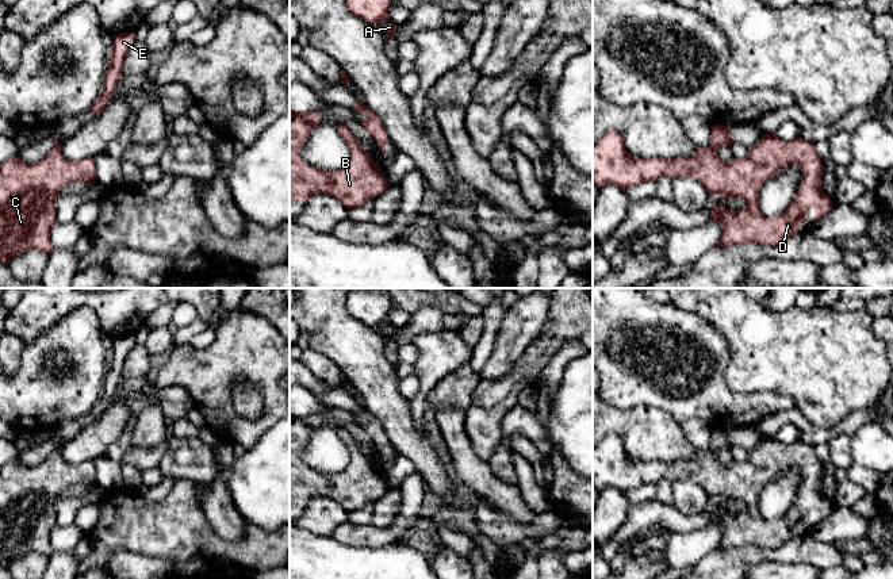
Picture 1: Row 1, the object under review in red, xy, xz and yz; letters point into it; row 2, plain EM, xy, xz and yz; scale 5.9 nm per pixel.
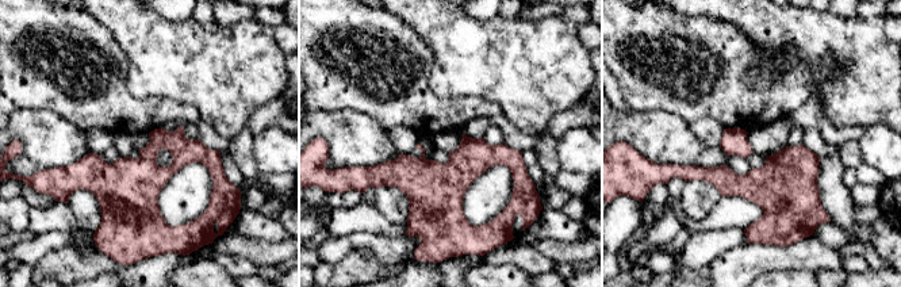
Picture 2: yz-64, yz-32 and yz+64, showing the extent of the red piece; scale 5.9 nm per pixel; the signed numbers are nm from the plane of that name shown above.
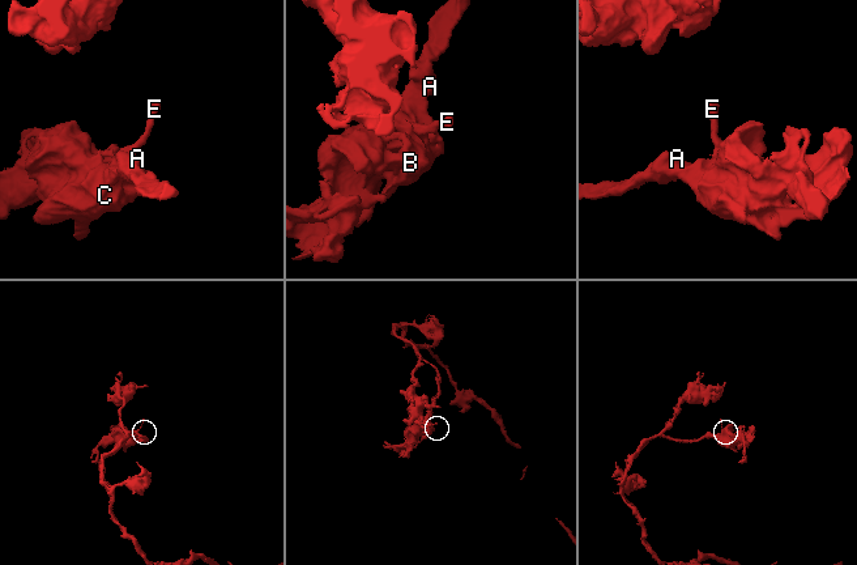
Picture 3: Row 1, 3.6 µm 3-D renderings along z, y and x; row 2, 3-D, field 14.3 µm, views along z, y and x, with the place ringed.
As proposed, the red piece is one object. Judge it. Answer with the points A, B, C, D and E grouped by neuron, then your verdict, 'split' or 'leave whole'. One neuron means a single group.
groups A B C D / E; split

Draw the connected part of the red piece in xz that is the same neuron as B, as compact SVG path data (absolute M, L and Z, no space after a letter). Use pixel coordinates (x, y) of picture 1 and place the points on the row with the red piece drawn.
M318 111L290 112L290 202L304 202L314 193L336 196L348 208L359 208L384 192L390 184L382 173L382 168L363 150L357 138L344 124L337 124L337 131L348 145L350 157L346 165L338 170L321 170L300 157L300 149L311 131L321 123Z

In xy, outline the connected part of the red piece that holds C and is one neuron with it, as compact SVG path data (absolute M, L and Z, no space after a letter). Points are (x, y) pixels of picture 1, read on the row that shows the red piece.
M60 147L50 150L38 162L23 162L19 157L0 164L0 261L37 249L50 254L50 230L55 222L55 198L61 188L74 181L96 180L93 158L66 160Z

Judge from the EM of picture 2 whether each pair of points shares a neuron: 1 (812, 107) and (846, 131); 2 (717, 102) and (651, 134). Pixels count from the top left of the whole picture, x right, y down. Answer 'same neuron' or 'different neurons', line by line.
1: same neuron
2: different neurons

